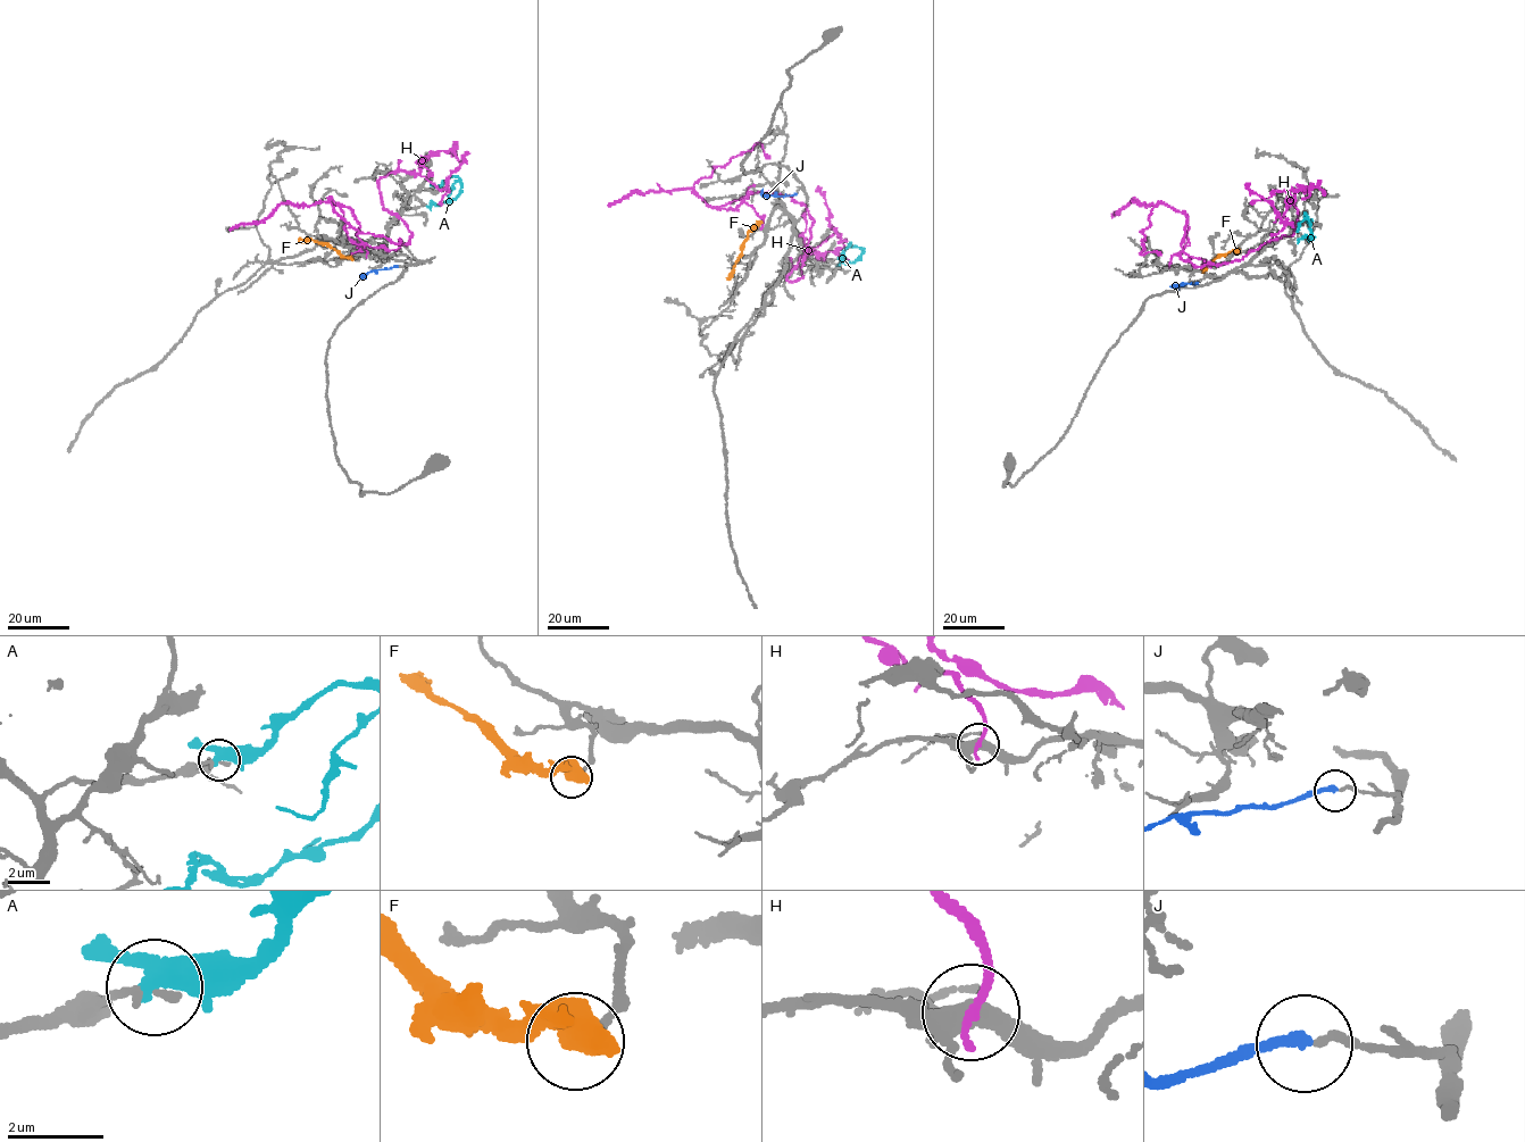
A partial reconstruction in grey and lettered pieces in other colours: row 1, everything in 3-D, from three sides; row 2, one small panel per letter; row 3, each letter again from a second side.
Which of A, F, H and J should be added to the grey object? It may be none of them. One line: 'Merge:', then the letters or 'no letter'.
Merge: no letter

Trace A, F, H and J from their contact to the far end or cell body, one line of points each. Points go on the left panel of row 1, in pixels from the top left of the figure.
A: (435, 186), (455, 176), (461, 184), (459, 194), (443, 202), (432, 202), (430, 210)
F: (350, 259), (323, 243), (309, 239), (298, 241)
H: (366, 255), (341, 205), (358, 240), (398, 250), (411, 235), (377, 182), (444, 189), (468, 151)
J: (397, 266), (371, 271), (365, 276)

